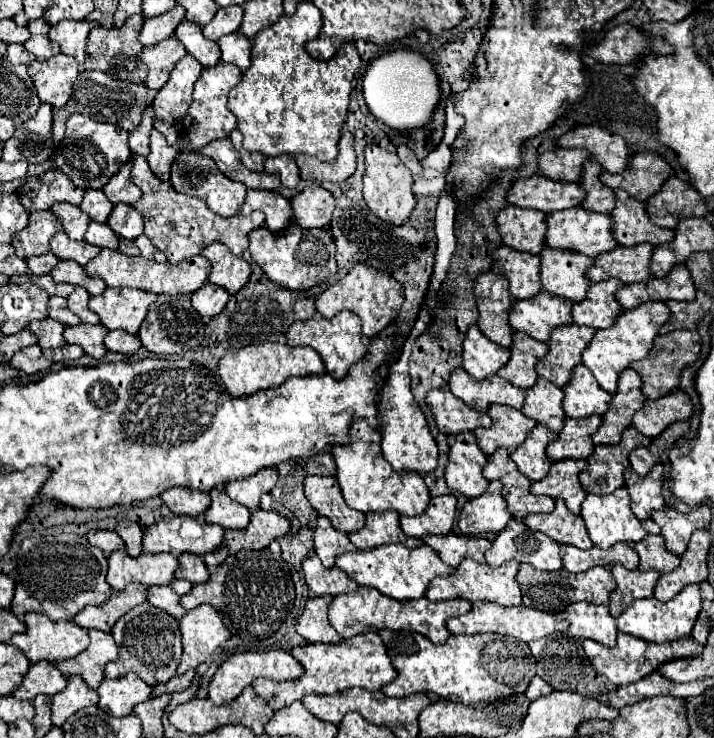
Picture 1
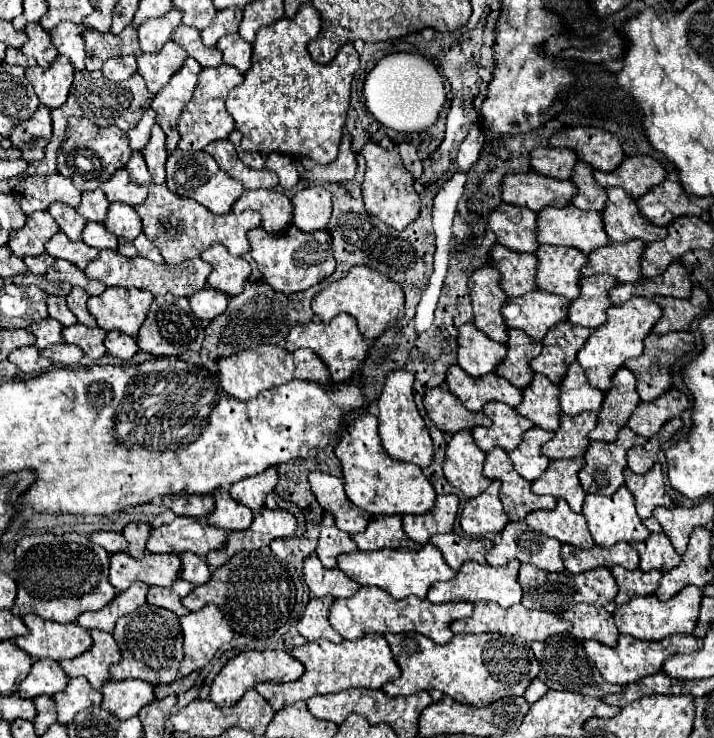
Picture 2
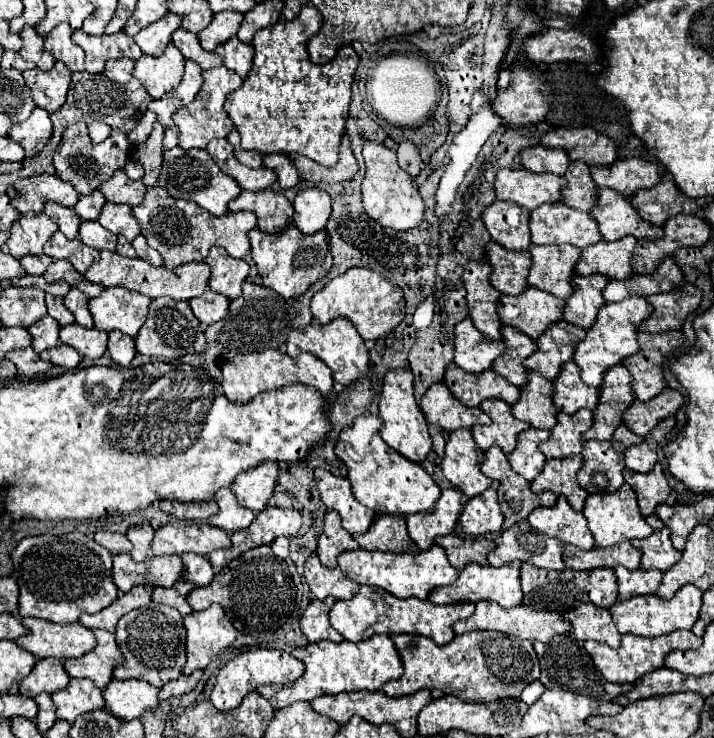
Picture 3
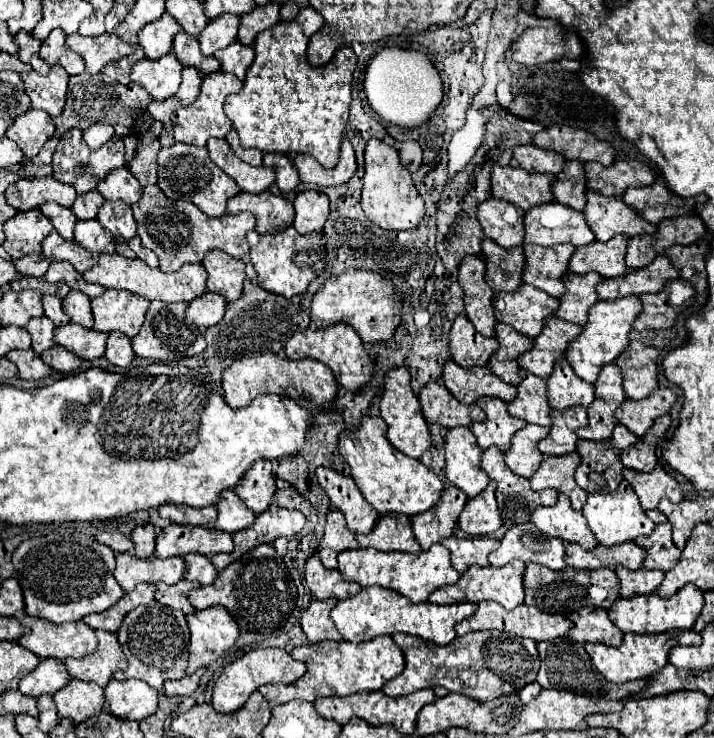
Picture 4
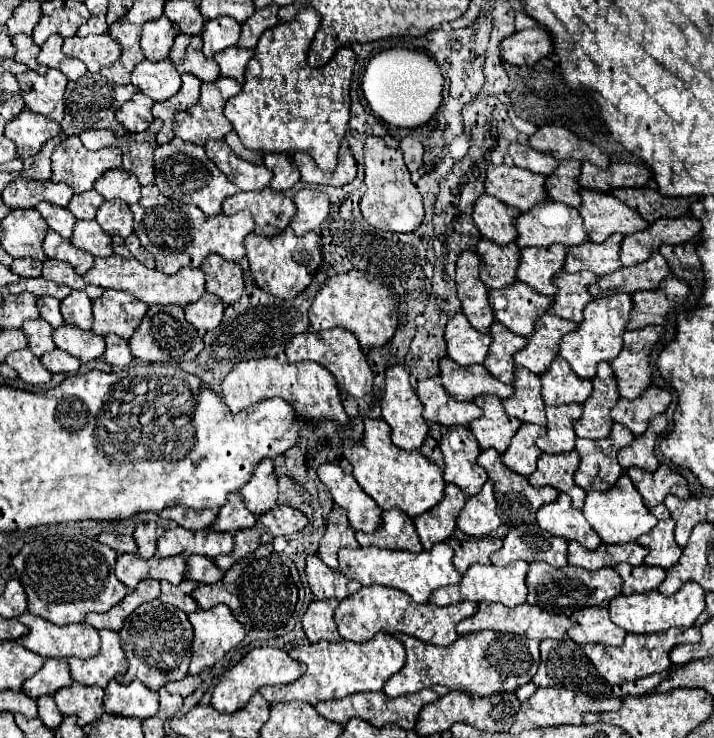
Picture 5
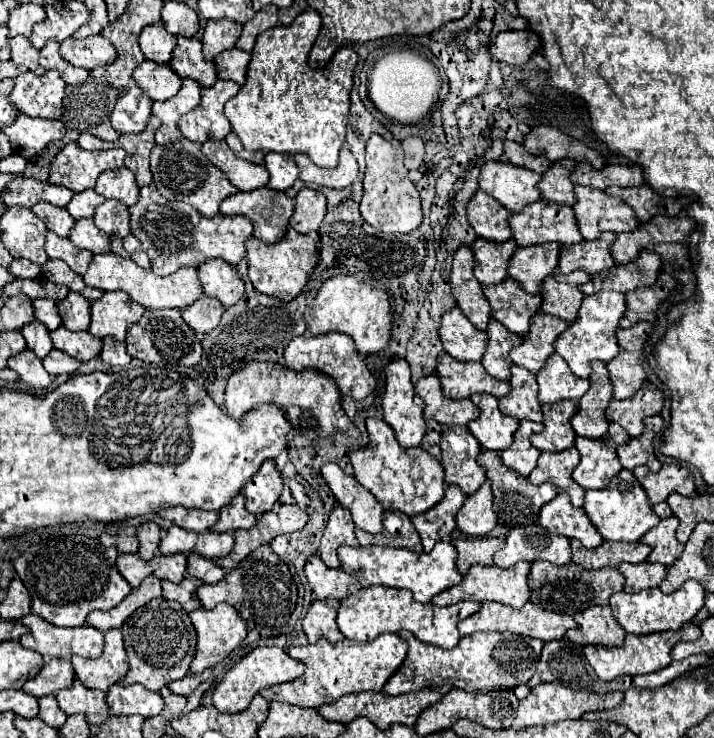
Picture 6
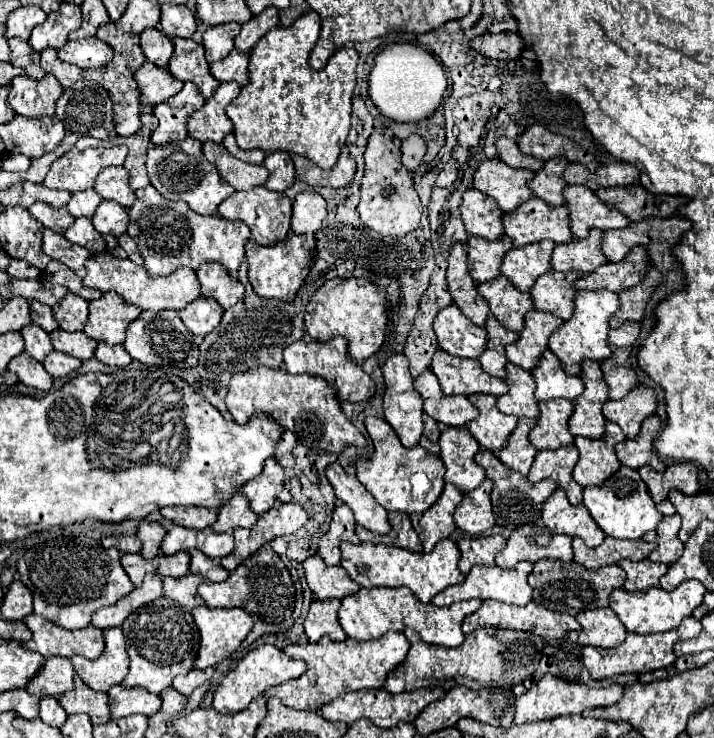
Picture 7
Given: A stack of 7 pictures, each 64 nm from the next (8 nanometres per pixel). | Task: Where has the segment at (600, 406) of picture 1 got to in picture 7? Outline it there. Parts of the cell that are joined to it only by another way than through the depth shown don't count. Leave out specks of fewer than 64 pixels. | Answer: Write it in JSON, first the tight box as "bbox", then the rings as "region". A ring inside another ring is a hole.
{"bbox":[532,350,584,400],"region":[[[550,350],[542,354],[538,360],[538,366],[532,370],[532,376],[536,380],[536,400],[554,400],[554,398],[566,398],[576,400],[584,392],[584,382],[580,376],[570,376],[562,370],[558,356],[554,356]]]}

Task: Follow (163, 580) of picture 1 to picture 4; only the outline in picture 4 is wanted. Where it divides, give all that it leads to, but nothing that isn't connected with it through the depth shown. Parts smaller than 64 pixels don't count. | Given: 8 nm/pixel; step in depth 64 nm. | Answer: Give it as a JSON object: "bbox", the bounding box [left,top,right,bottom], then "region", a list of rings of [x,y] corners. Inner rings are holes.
{"bbox":[114,554,184,592],"region":[[[132,554],[116,556],[114,578],[124,592],[130,592],[140,582],[176,584],[178,580],[182,580],[182,576],[184,576],[184,560],[180,556],[166,558],[166,560],[156,556],[140,560]]]}

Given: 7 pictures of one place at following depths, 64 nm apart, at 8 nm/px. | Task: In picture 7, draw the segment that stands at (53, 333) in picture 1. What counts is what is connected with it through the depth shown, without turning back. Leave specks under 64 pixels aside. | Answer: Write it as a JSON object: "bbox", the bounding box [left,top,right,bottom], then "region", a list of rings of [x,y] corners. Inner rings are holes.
{"bbox":[20,324,54,362],"region":[[[38,324],[26,326],[24,330],[20,330],[20,334],[24,336],[24,342],[26,342],[26,348],[24,348],[24,350],[26,350],[32,358],[36,358],[38,362],[42,362],[44,356],[54,350],[48,332],[44,332]]]}

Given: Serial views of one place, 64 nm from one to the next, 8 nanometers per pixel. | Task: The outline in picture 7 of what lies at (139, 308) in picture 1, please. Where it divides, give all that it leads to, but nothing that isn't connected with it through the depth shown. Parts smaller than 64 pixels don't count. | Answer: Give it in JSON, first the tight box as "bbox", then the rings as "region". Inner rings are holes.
{"bbox":[84,292,140,346],"region":[[[106,292],[100,300],[90,302],[90,316],[84,332],[110,346],[124,342],[124,332],[130,322],[140,316],[140,308],[124,302],[124,298],[116,292]]]}

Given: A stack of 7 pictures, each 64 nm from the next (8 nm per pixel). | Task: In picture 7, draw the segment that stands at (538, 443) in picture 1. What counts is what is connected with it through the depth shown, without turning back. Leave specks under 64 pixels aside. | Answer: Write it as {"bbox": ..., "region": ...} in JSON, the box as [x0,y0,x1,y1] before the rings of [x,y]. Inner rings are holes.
{"bbox":[498,418,538,476],"region":[[[520,418],[516,430],[512,432],[508,446],[498,452],[498,458],[512,470],[520,472],[522,476],[528,476],[528,470],[538,454],[538,450],[528,442],[530,430],[536,426],[536,420],[530,418]]]}

